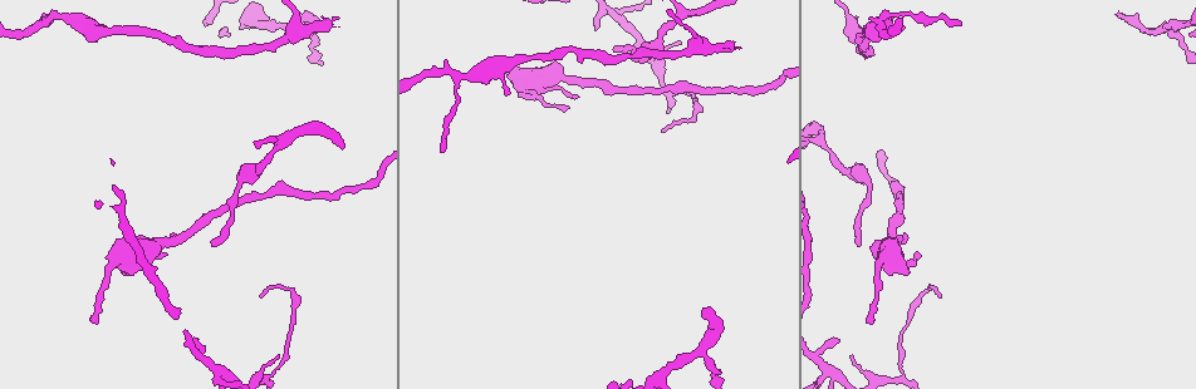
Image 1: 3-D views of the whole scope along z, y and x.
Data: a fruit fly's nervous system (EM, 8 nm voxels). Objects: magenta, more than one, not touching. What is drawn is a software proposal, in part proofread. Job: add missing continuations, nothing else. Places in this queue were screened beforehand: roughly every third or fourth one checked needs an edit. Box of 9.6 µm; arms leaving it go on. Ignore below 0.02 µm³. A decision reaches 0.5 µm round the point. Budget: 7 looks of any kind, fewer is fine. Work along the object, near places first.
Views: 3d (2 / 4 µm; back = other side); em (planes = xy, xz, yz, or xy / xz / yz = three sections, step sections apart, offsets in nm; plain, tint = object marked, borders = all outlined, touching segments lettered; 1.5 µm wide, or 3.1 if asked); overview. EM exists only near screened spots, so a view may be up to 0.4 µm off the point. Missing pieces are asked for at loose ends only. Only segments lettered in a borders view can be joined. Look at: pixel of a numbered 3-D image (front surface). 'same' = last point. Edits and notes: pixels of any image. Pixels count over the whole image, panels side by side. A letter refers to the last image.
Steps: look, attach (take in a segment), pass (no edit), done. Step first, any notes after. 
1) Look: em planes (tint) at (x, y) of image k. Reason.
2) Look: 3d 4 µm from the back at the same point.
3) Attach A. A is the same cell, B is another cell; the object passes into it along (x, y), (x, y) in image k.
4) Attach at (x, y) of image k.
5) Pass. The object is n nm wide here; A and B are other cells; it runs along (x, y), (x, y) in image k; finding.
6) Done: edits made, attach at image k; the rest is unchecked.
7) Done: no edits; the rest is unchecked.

Look: 3d 4 µm at (739, 47) of image 1. Branch stops here.

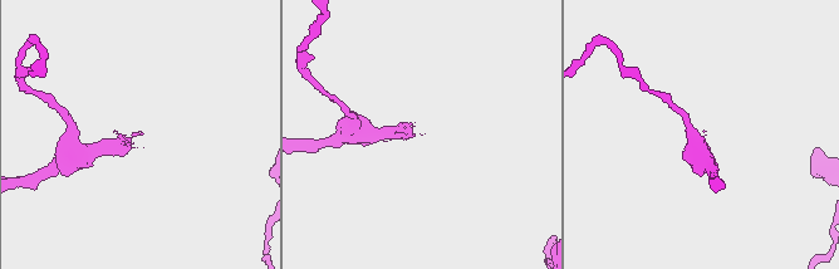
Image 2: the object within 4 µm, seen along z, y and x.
Look: em planes (borders) at (143, 133) of image 2. Shape alone is not enough.

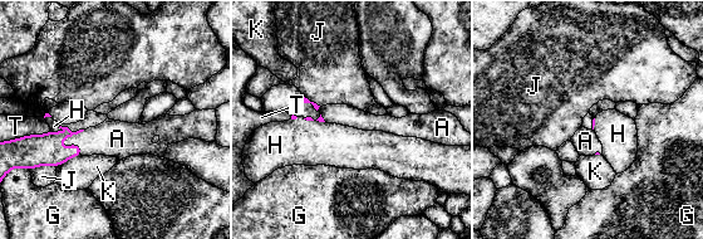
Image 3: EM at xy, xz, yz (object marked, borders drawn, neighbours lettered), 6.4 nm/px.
Attach A. A is the same cell, G, H, J, K and T are other cells; it goes on there.

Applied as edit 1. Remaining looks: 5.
Look: em xy step 4 (borders) at (662, 128) of image 1. Free end.

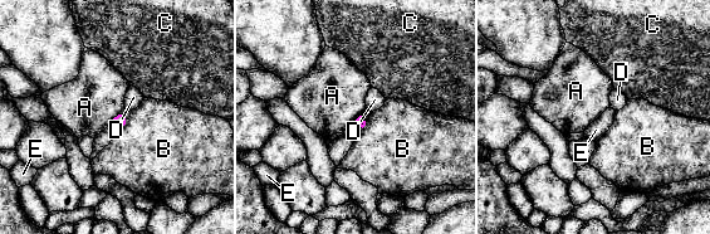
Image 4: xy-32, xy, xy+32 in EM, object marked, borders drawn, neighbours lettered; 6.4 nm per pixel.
Look: em planes (borders) at the same point. Cut it another way.

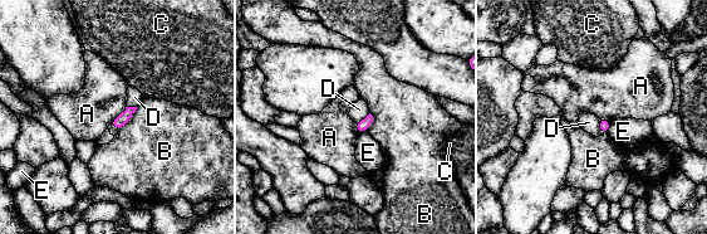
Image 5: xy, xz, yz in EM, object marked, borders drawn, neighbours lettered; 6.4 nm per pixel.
Pass. The longest contact is with B, 200 nm; A, B, C, D and E are other cells; a border runs along (598, 118), (598, 126), (603, 133) in image 5; no lettered segment goes on from it.

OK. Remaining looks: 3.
Look: 3d 2 µm from the back at (568, 106) of image 1. Tapers out.

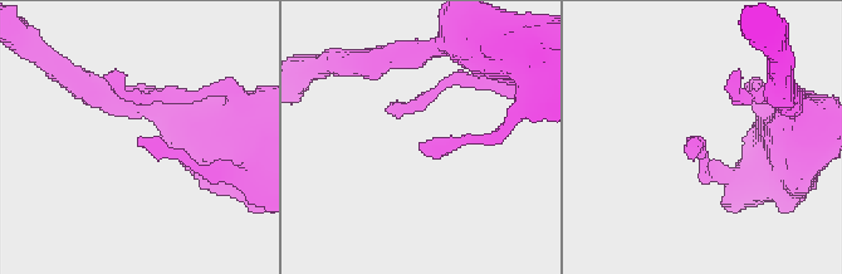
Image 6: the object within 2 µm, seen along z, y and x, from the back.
Look: em planes (borders) at (423, 142) of image 6.

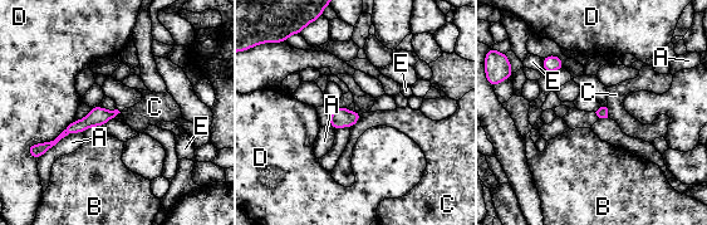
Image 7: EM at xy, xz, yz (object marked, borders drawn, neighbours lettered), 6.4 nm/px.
Pass. A, B, C, D and E are other cells; a border runs along (362, 115), (350, 128) in image 7; no lettered segment goes on from it.

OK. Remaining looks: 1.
Done: edits made, attach at image 3; the rest is unchecked.

